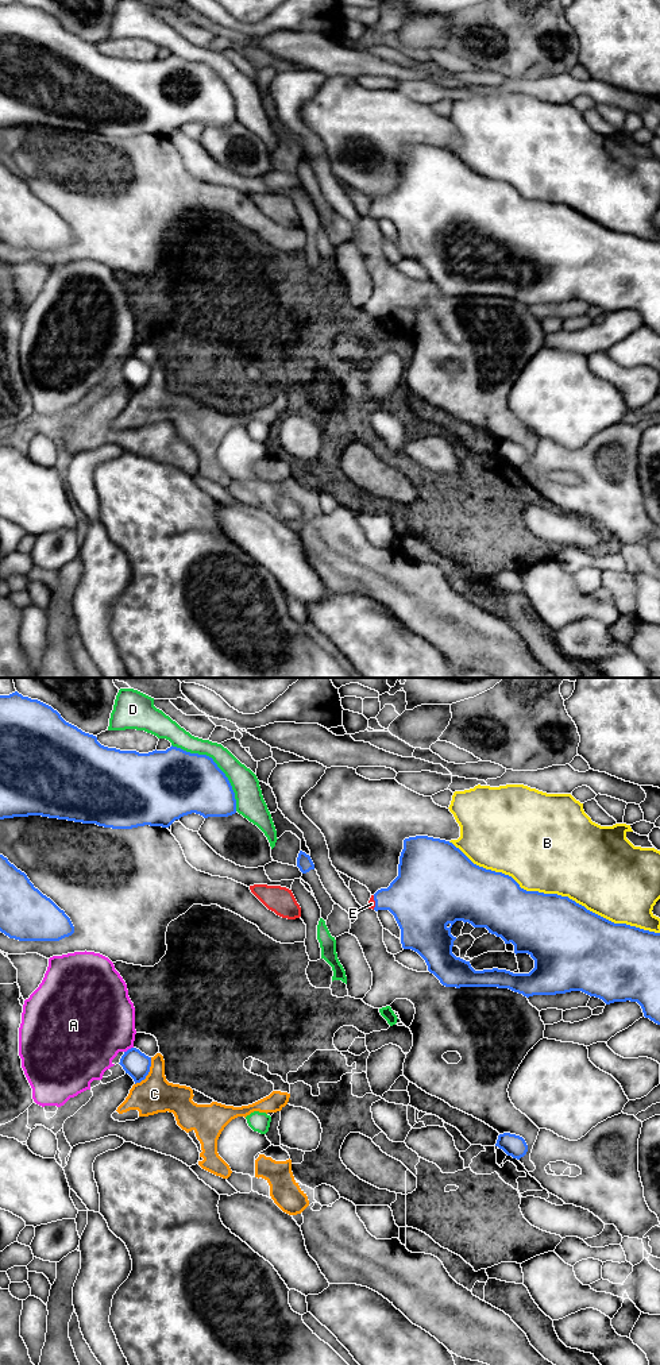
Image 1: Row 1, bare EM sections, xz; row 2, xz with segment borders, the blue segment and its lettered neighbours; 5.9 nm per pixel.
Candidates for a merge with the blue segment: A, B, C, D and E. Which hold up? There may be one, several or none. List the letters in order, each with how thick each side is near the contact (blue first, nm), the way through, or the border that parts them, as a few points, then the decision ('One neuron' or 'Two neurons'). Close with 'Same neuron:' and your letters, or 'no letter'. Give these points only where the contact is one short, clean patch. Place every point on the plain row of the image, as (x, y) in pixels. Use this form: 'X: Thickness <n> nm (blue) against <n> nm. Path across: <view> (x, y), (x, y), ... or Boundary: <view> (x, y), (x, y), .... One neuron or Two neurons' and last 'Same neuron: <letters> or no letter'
A: Thickness 160 nm (blue) against 440 nm. Boundary: xz (132, 355), (124, 361). Two neurons
B: Thickness 420 nm (blue) against 500 nm. Two neurons
C: Thickness 160 nm (blue) against 220 nm. Two neurons
D: Thickness 380 nm (blue) against 160 nm. Two neurons
E: Thickness 360 nm (blue) against 50 nm. Two neurons
Same neuron: no letter

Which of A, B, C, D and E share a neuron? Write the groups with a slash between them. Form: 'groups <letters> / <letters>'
groups A C E / B / D

